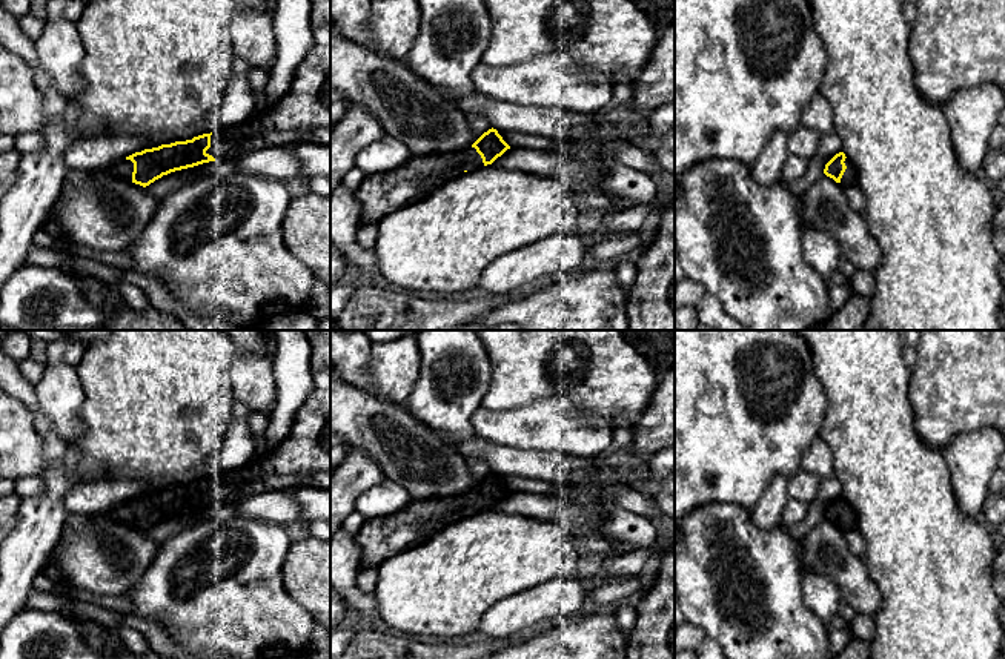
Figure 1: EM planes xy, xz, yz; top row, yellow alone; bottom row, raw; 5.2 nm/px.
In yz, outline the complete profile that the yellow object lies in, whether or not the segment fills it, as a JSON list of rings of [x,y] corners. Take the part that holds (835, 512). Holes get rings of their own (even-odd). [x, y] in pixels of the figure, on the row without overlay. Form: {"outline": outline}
{"outline": [[[844,496],[836,498],[825,508],[824,518],[839,527],[842,532],[857,528],[856,515]]]}

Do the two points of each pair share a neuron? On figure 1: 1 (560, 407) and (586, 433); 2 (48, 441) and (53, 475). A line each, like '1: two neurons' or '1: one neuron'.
1: one neuron
2: one neuron

